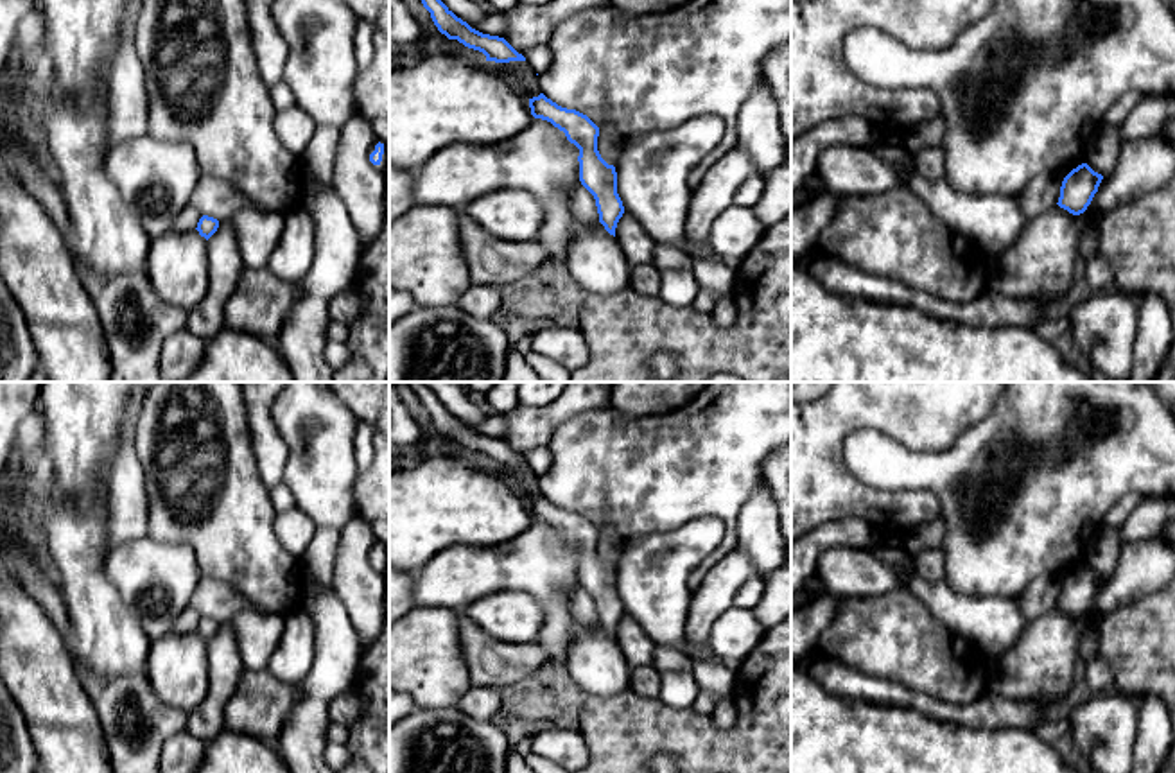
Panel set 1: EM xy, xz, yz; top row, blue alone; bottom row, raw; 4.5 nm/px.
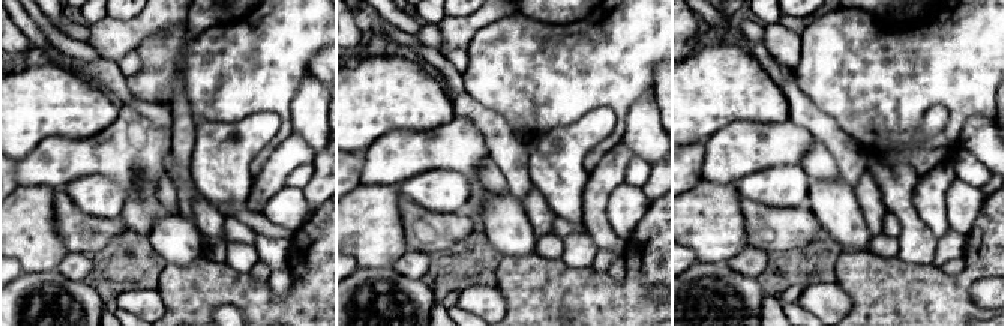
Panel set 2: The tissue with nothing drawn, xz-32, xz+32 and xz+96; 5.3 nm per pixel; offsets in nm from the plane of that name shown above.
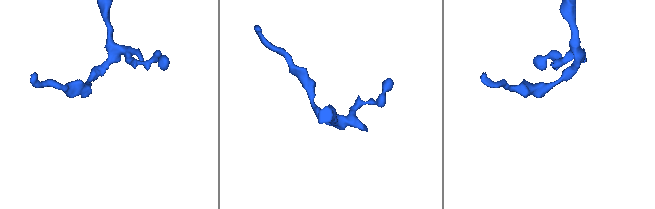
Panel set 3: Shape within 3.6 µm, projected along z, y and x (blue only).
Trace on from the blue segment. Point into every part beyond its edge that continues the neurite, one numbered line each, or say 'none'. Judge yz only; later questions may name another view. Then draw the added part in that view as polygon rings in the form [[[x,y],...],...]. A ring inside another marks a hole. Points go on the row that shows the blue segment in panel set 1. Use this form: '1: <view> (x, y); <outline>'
none

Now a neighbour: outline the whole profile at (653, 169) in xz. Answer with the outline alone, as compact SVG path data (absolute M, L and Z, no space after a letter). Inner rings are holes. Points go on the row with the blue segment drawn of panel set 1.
M701 115L676 129L624 138L619 156L617 194L657 244L678 246L692 188L689 172L719 143L725 124Z

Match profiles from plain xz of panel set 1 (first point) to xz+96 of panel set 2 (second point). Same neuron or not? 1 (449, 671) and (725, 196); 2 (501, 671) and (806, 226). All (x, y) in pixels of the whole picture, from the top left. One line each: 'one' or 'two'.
1: one
2: one

